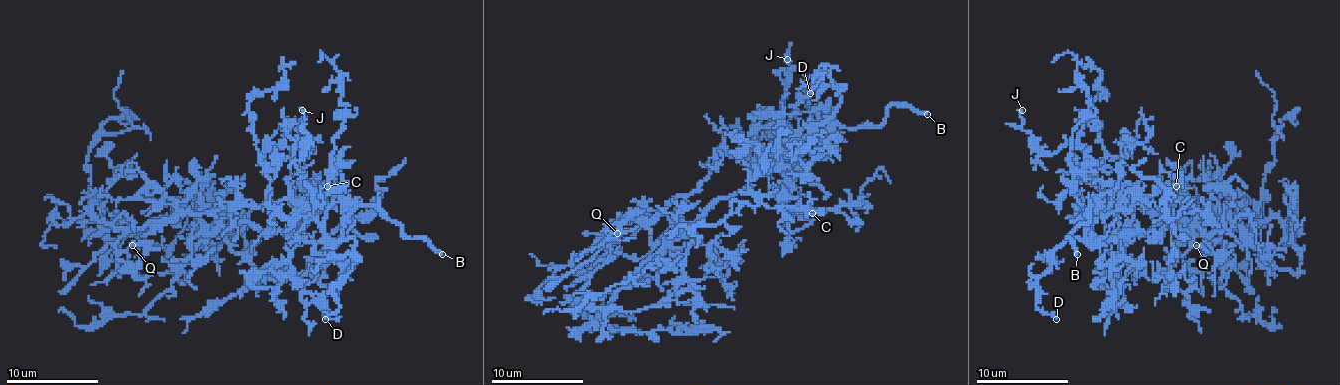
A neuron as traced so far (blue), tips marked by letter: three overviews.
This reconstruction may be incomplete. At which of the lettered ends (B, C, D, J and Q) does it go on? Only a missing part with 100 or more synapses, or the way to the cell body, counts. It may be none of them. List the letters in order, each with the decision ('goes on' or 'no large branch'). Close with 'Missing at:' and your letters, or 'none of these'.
B: goes on
C: no large branch
D: no large branch
J: no large branch
Q: no large branch
Missing at: B

